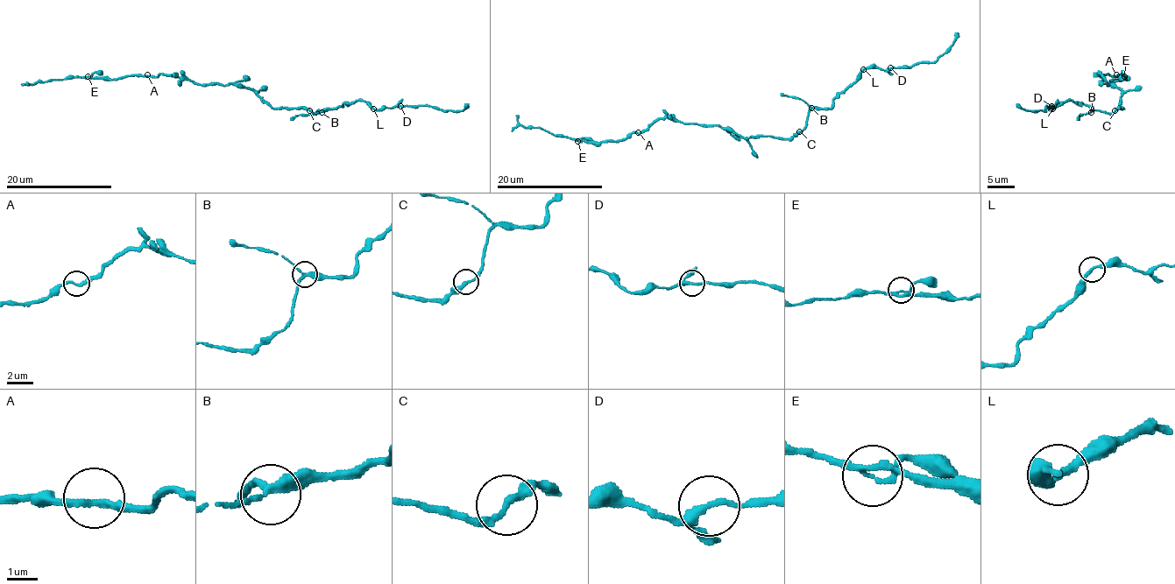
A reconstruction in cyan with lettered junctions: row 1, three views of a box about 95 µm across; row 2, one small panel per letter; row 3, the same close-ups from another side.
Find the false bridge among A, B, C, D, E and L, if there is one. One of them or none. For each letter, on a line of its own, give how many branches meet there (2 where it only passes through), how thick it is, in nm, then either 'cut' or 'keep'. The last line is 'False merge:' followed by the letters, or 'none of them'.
A: 2 branches meet; 220 nm thick; keep
B: 3 branches meet; 240 nm thick; keep
C: 2 branches meet; 240 nm thick; keep
D: 3 branches meet; 200 nm thick; keep
E: 3 branches meet; 160 nm thick; keep
L: 2 branches meet; 200 nm thick; keep
False merge: none of them

